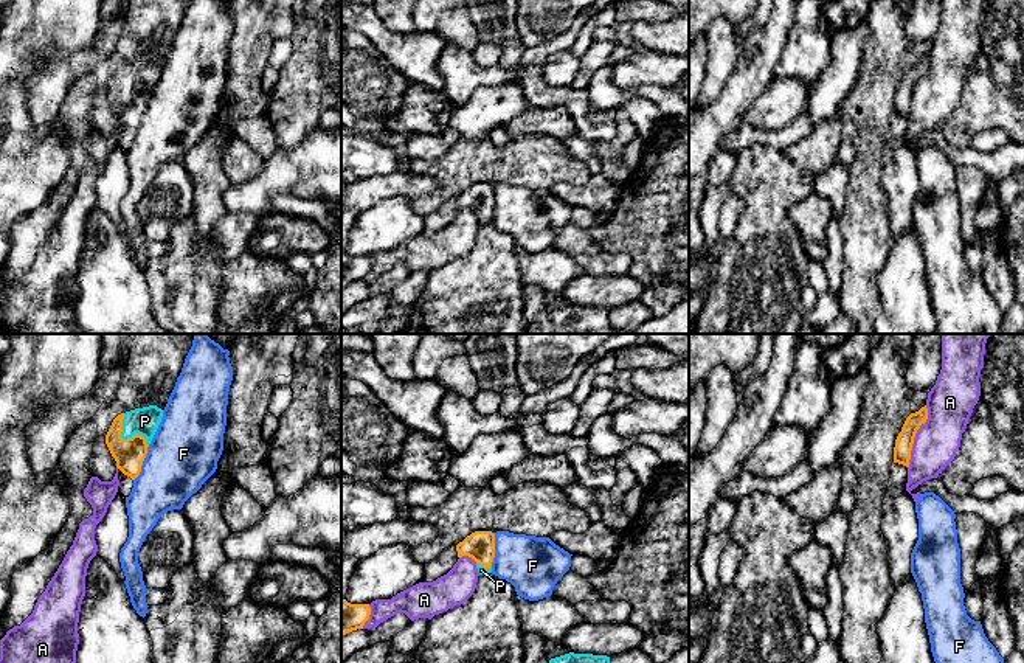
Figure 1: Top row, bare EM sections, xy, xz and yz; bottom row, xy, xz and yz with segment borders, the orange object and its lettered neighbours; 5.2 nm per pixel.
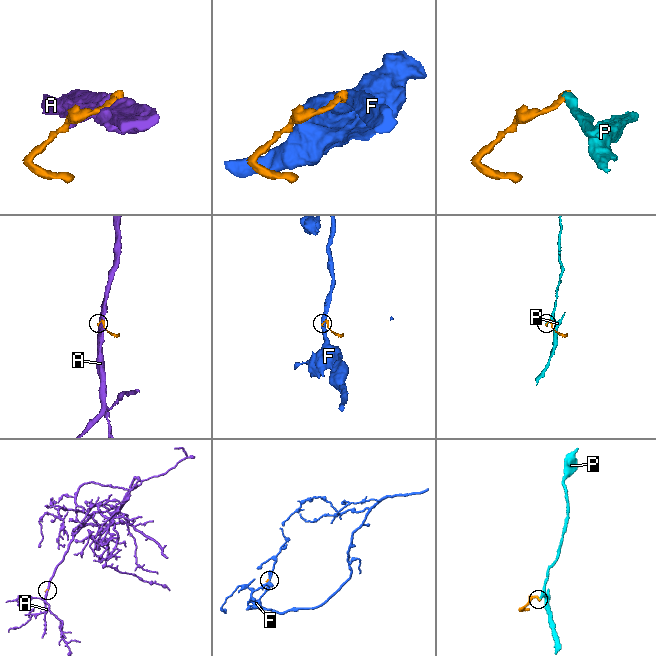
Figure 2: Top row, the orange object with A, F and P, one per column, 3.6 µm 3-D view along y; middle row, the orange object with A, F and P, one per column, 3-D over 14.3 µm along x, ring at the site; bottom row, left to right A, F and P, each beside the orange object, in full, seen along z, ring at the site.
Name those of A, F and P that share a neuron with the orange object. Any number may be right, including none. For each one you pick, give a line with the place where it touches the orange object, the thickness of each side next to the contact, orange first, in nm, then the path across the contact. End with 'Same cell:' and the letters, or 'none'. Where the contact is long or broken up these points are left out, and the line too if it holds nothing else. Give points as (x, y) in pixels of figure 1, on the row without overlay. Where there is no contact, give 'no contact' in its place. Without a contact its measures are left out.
P: contact xy (128, 90); calibres 160 and 150 nm; way xy (129, 106), (128, 90), (145, 73)
Same cell: P

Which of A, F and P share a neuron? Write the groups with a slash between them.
A / F / P

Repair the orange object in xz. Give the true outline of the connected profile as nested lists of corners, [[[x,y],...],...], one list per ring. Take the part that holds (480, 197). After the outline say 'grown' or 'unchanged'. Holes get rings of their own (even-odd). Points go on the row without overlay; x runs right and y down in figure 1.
[[[475,183],[456,197],[456,203],[458,210],[472,210],[479,227],[490,225],[495,210],[495,186],[492,183]]]; grown

